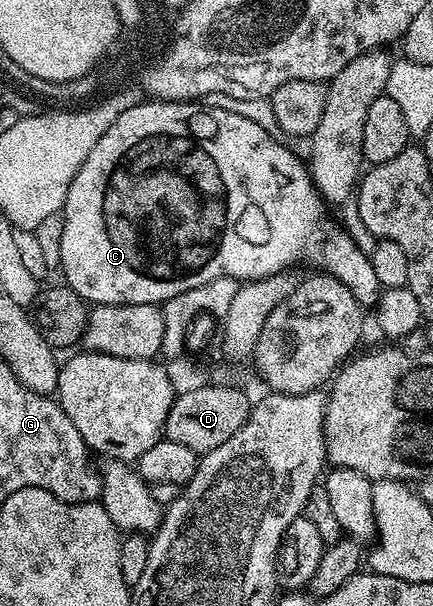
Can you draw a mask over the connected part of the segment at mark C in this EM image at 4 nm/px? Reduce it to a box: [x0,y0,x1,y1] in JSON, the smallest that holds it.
[59,102,381,304]

